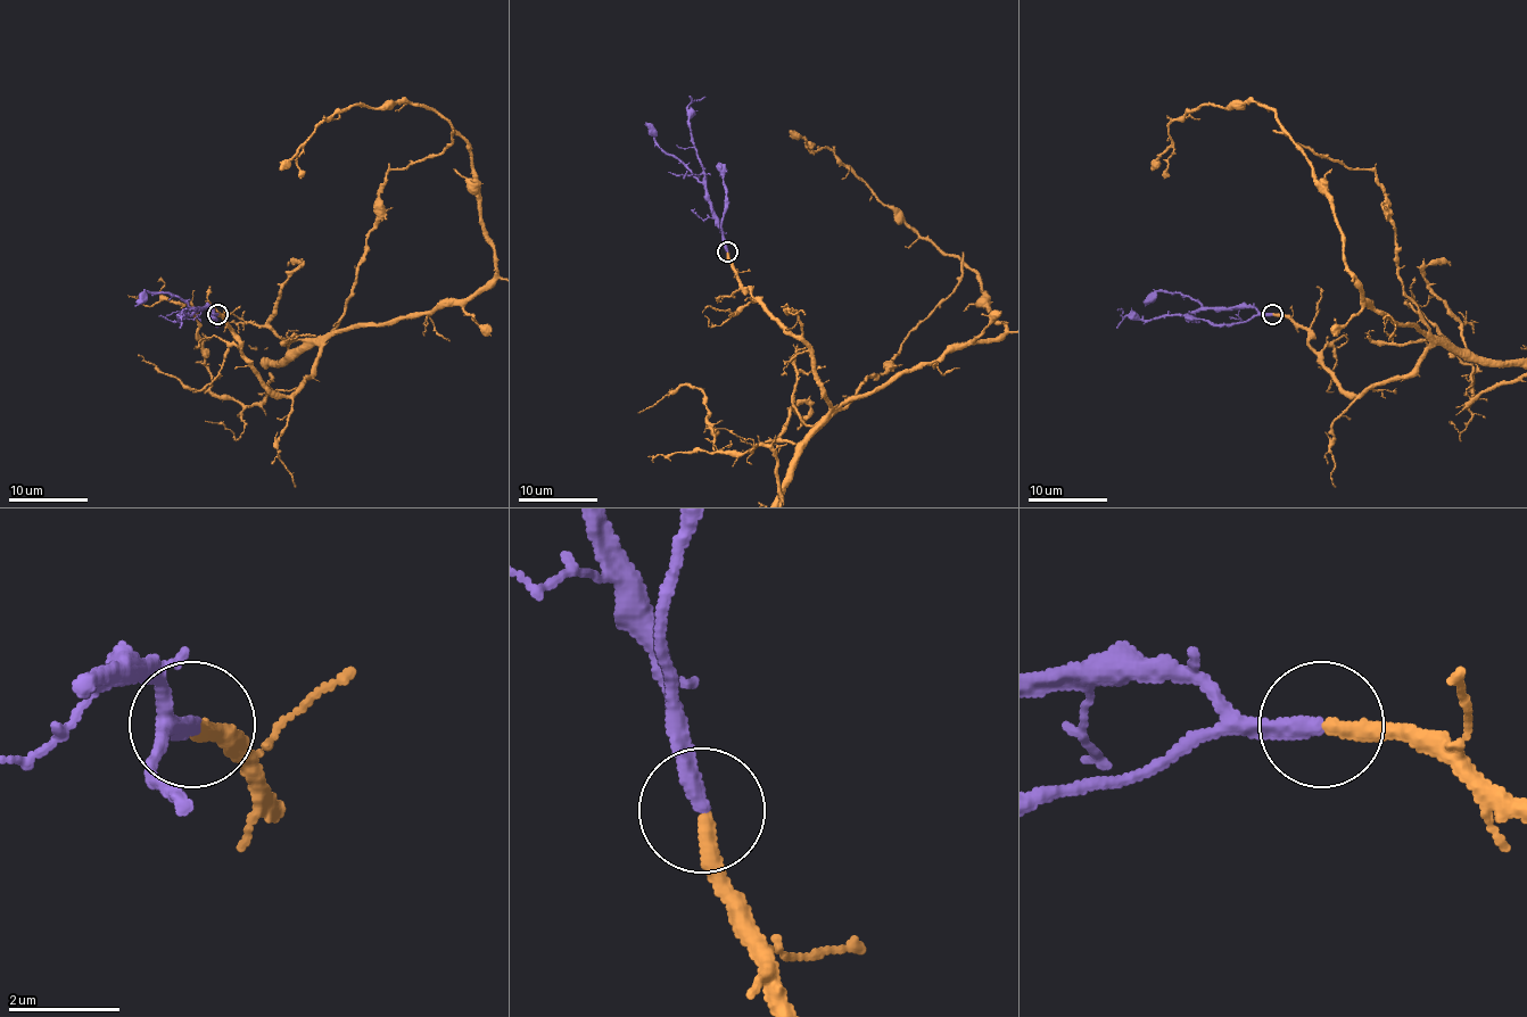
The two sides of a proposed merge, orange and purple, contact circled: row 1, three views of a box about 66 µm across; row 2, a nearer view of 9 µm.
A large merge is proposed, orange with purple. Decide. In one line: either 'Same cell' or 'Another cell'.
Same cell

